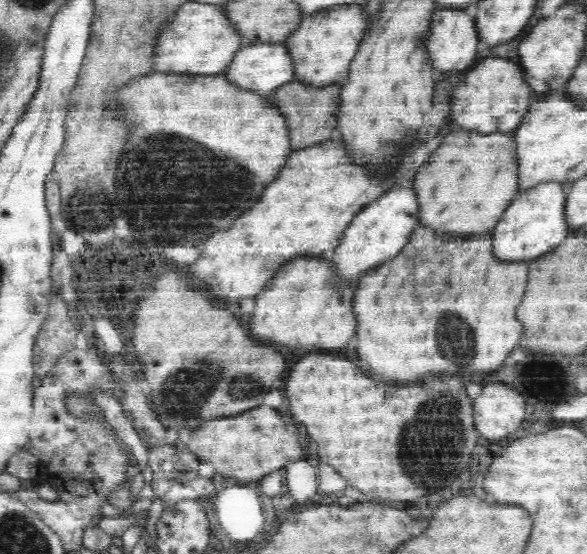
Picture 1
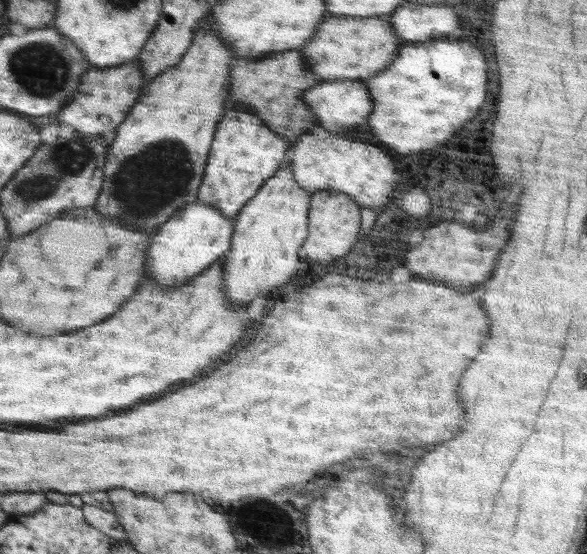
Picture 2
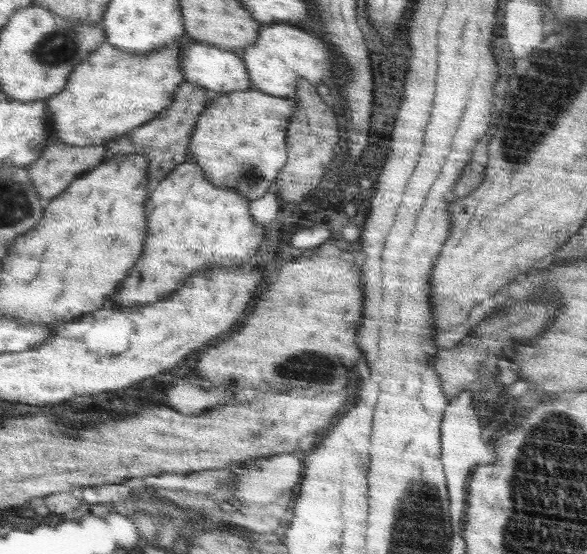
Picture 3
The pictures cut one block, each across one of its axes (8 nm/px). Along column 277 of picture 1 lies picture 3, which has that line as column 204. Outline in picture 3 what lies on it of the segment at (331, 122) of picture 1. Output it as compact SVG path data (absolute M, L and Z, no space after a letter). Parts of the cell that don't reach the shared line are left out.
M186 81L178 85L176 96L173 102L158 113L154 120L148 121L145 125L131 130L129 133L117 137L111 145L108 145L105 160L115 156L128 156L128 154L146 154L148 158L148 170L150 170L150 182L155 184L164 180L173 172L178 165L189 160L190 135L194 133L194 125L197 124L198 117L202 110L206 109L207 96L210 91L200 86L194 86Z

